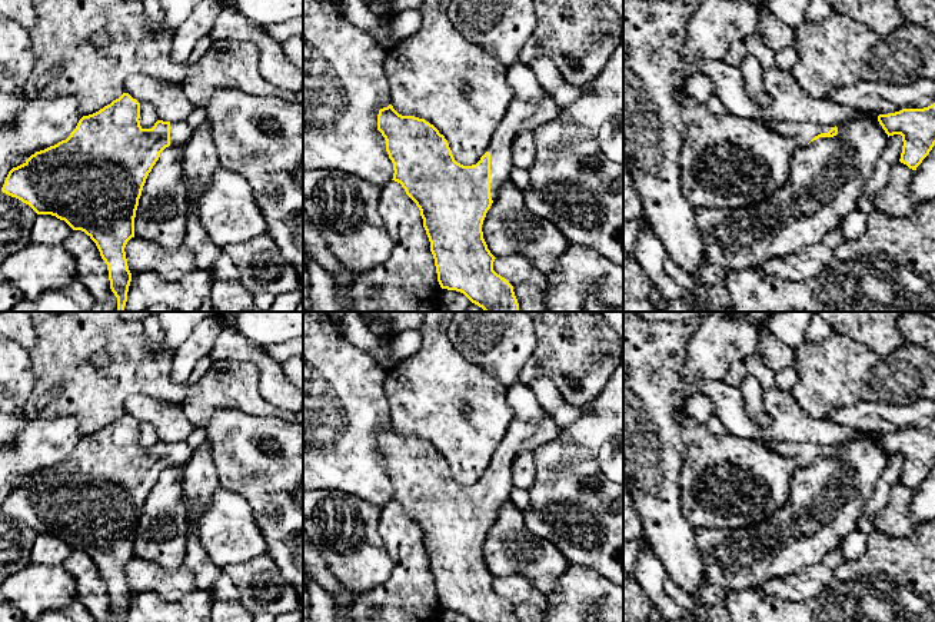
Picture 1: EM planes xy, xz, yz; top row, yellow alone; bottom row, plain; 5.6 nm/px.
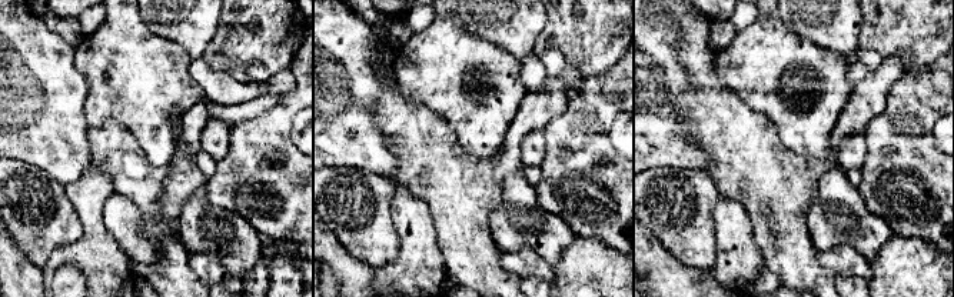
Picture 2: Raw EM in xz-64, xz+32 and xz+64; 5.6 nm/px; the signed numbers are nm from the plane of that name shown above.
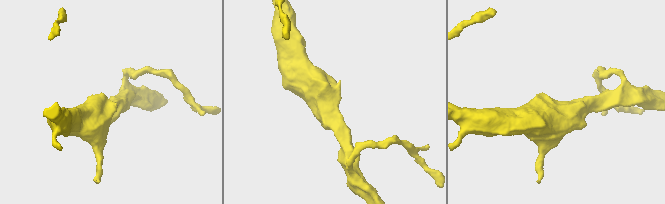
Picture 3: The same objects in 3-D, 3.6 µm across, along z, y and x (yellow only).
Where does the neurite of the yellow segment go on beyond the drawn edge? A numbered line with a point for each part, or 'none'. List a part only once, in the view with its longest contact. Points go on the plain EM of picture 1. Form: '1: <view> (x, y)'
1: xz (519, 436)

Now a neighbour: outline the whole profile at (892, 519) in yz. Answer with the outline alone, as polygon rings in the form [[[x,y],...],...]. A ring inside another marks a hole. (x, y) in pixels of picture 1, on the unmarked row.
[[[898,482],[894,485],[888,503],[879,509],[874,520],[874,529],[892,538],[904,538],[914,532],[909,518],[909,506],[915,490]]]

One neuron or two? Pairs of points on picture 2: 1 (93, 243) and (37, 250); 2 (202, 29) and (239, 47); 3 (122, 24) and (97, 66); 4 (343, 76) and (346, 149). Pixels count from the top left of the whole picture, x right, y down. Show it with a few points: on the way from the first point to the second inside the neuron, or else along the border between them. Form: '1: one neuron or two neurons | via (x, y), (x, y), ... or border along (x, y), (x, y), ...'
1: two neurons | border along (76, 213), (80, 236), (59, 247), (43, 269)
2: two neurons | border along (220, 14), (216, 33), (200, 54)
3: one neuron | via (122, 34), (107, 56)
4: one neuron | via (343, 94), (343, 130)

